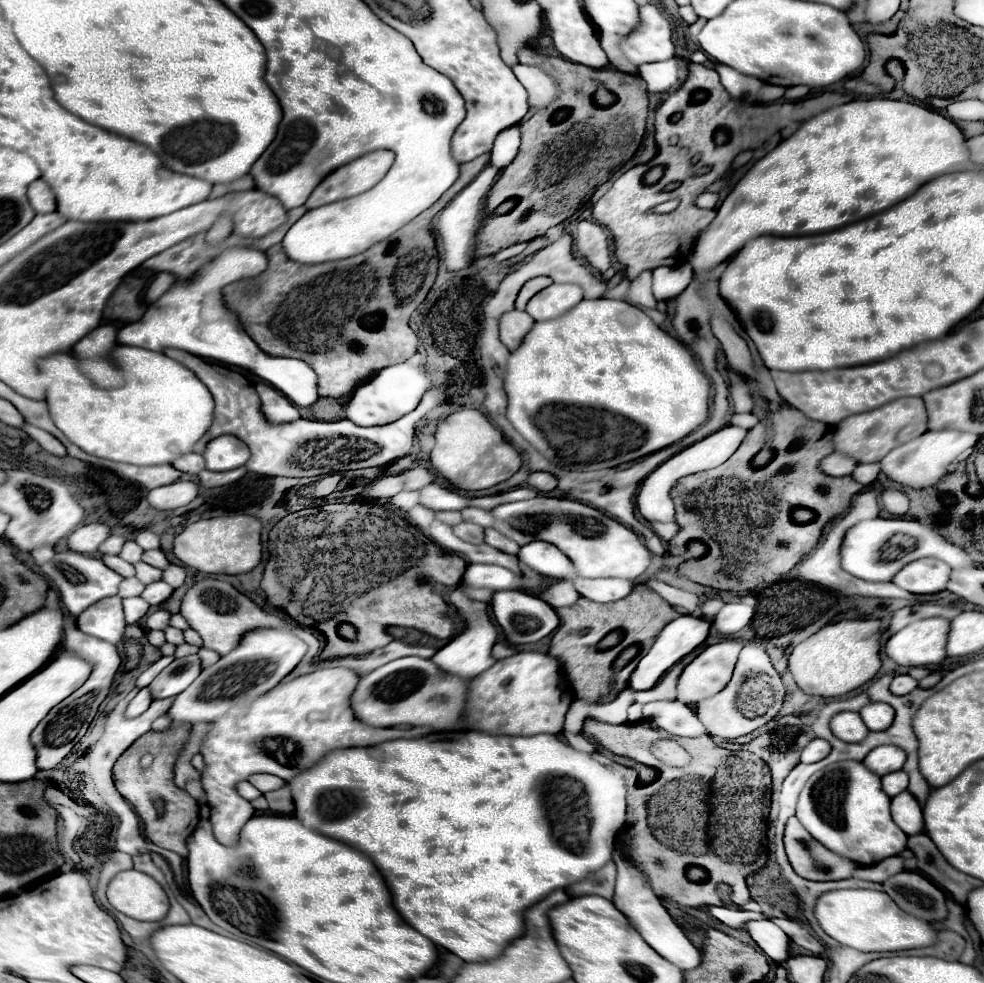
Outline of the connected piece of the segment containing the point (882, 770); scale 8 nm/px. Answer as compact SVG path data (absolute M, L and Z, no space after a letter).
M877 746L873 748L863 764L871 770L871 772L877 772L879 776L885 776L889 772L895 772L895 770L901 770L903 764L907 760L907 754L899 748L899 746Z

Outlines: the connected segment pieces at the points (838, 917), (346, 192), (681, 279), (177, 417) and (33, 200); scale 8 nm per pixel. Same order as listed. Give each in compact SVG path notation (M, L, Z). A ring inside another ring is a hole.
M833 890L819 896L815 916L821 928L837 942L863 952L897 952L933 946L939 932L931 922L903 912L889 894L877 890Z
M375 150L337 168L313 190L305 208L319 208L367 192L387 174L393 160L395 154L391 150Z
M683 264L677 268L661 266L653 272L653 296L657 300L675 298L689 286L689 280L691 280L689 264Z
M115 346L113 362L121 368L125 376L125 384L111 390L97 390L91 380L85 380L77 370L77 362L73 360L71 352L53 354L39 360L41 372L47 376L47 404L57 428L81 450L115 460L125 464L137 466L155 466L155 464L173 464L179 456L189 454L195 442L209 430L213 422L213 396L205 384L183 364L175 362L173 358L133 346Z
M41 178L29 184L27 198L29 198L29 204L33 206L35 212L53 212L55 210L53 192L49 190L49 186Z

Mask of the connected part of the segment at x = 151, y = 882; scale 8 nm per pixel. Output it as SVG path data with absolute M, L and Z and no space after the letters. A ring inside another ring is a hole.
M139 870L119 872L107 888L107 898L119 912L135 920L159 922L169 912L169 898L161 884Z

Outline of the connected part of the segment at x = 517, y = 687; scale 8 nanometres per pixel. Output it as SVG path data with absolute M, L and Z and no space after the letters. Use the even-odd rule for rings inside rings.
M519 652L473 678L463 726L489 734L559 734L573 698L575 692L565 686L557 658L539 652Z

